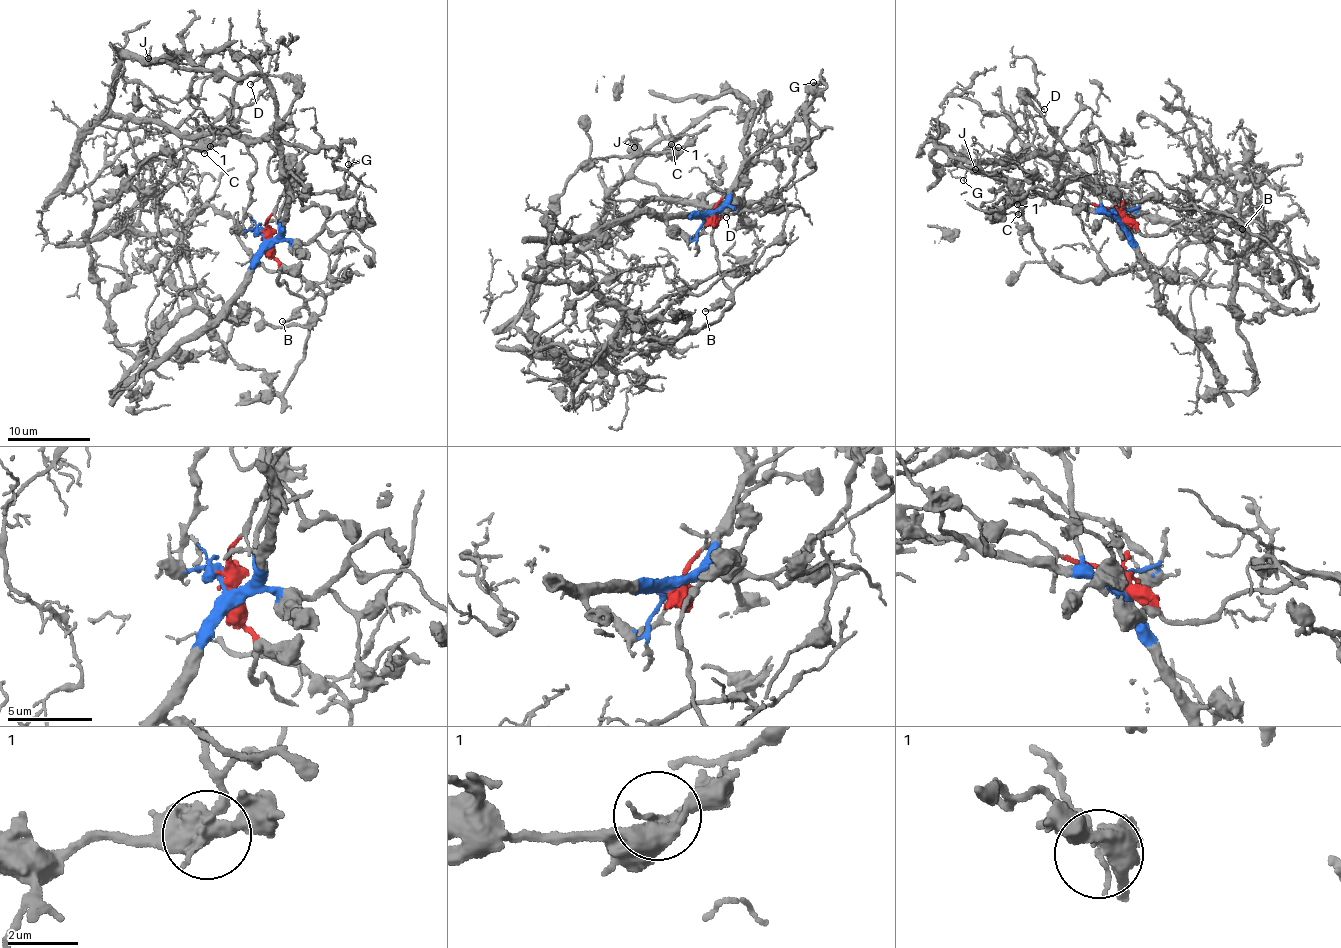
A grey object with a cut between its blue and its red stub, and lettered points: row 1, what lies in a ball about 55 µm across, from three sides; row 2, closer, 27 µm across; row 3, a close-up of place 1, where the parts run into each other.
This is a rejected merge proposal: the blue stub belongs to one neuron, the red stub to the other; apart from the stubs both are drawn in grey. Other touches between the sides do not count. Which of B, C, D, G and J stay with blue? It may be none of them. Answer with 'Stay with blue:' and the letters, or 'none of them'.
Stay with blue: C, D, G, J

